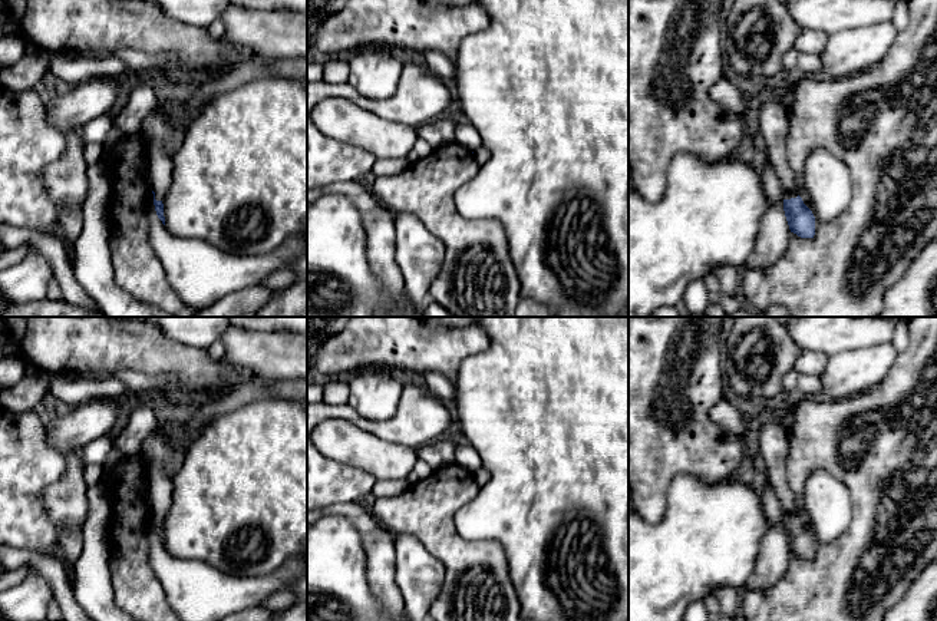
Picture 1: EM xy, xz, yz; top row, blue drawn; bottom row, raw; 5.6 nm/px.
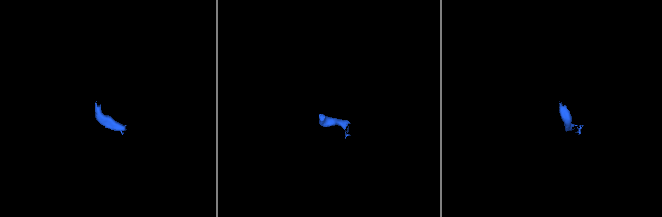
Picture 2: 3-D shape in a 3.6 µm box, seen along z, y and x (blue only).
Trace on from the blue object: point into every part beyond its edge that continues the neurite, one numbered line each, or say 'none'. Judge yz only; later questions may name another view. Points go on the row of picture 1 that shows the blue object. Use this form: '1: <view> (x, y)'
1: yz (774, 126)

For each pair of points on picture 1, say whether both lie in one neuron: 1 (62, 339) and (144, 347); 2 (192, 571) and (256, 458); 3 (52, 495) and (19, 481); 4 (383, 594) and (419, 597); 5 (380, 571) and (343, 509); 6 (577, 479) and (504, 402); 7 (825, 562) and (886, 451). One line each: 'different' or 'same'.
1: same
2: different
3: different
4: different
5: same
6: same
7: same

